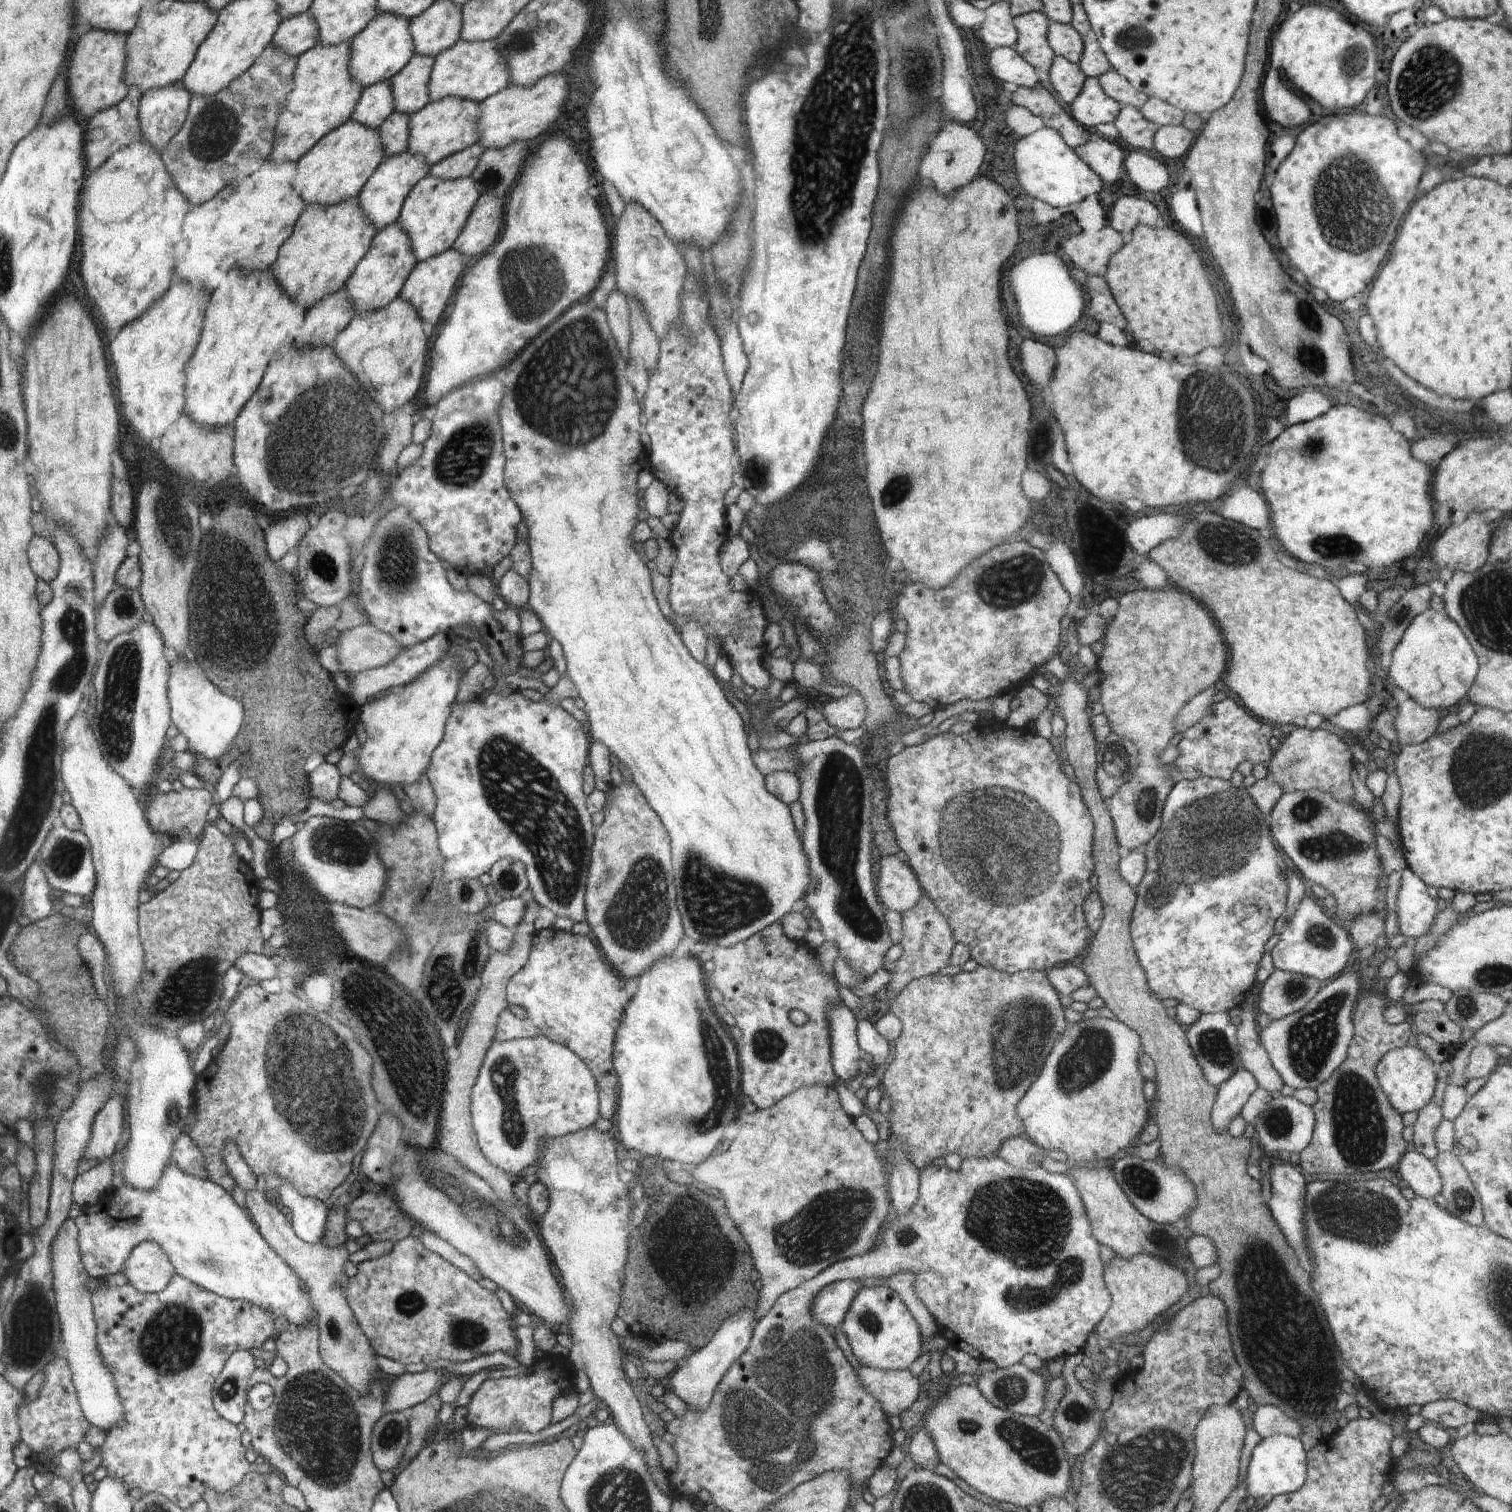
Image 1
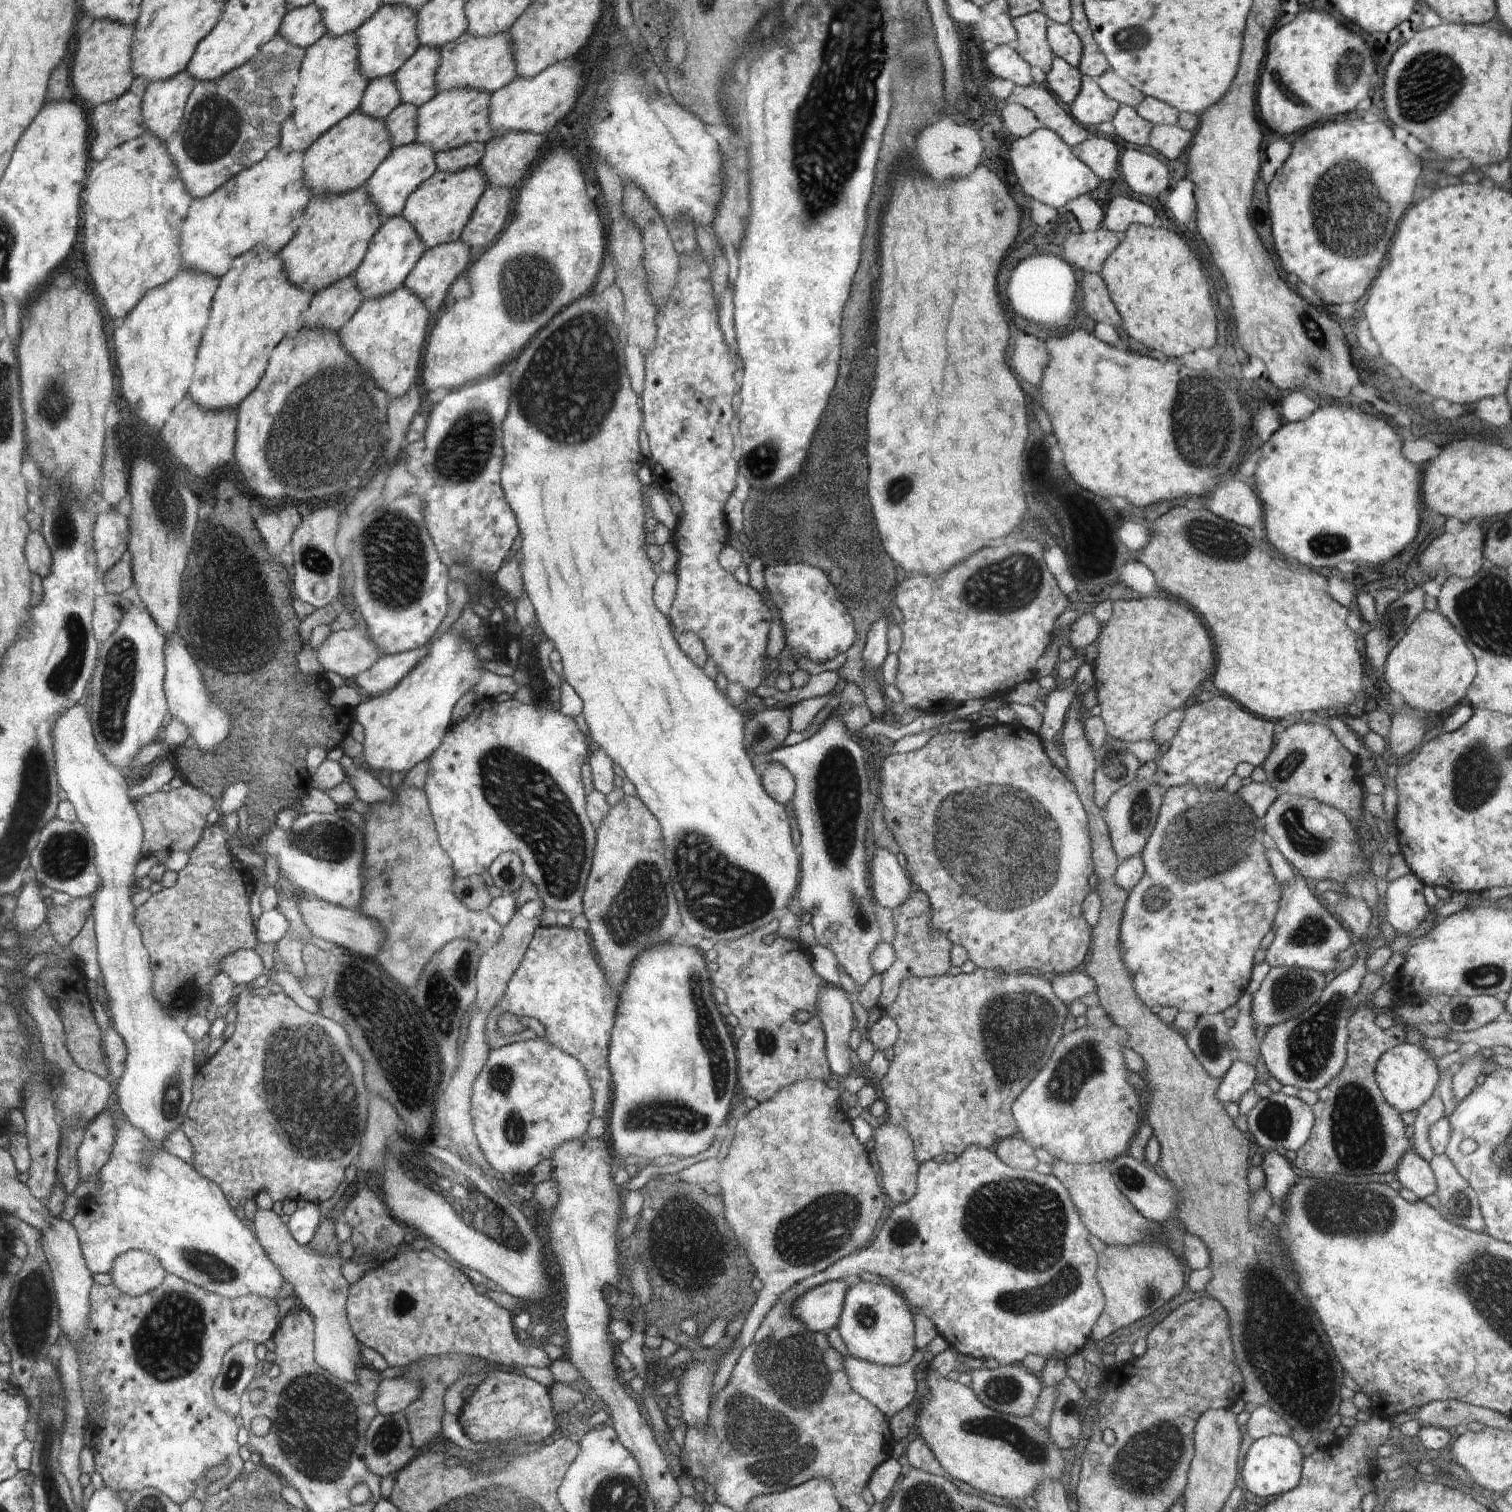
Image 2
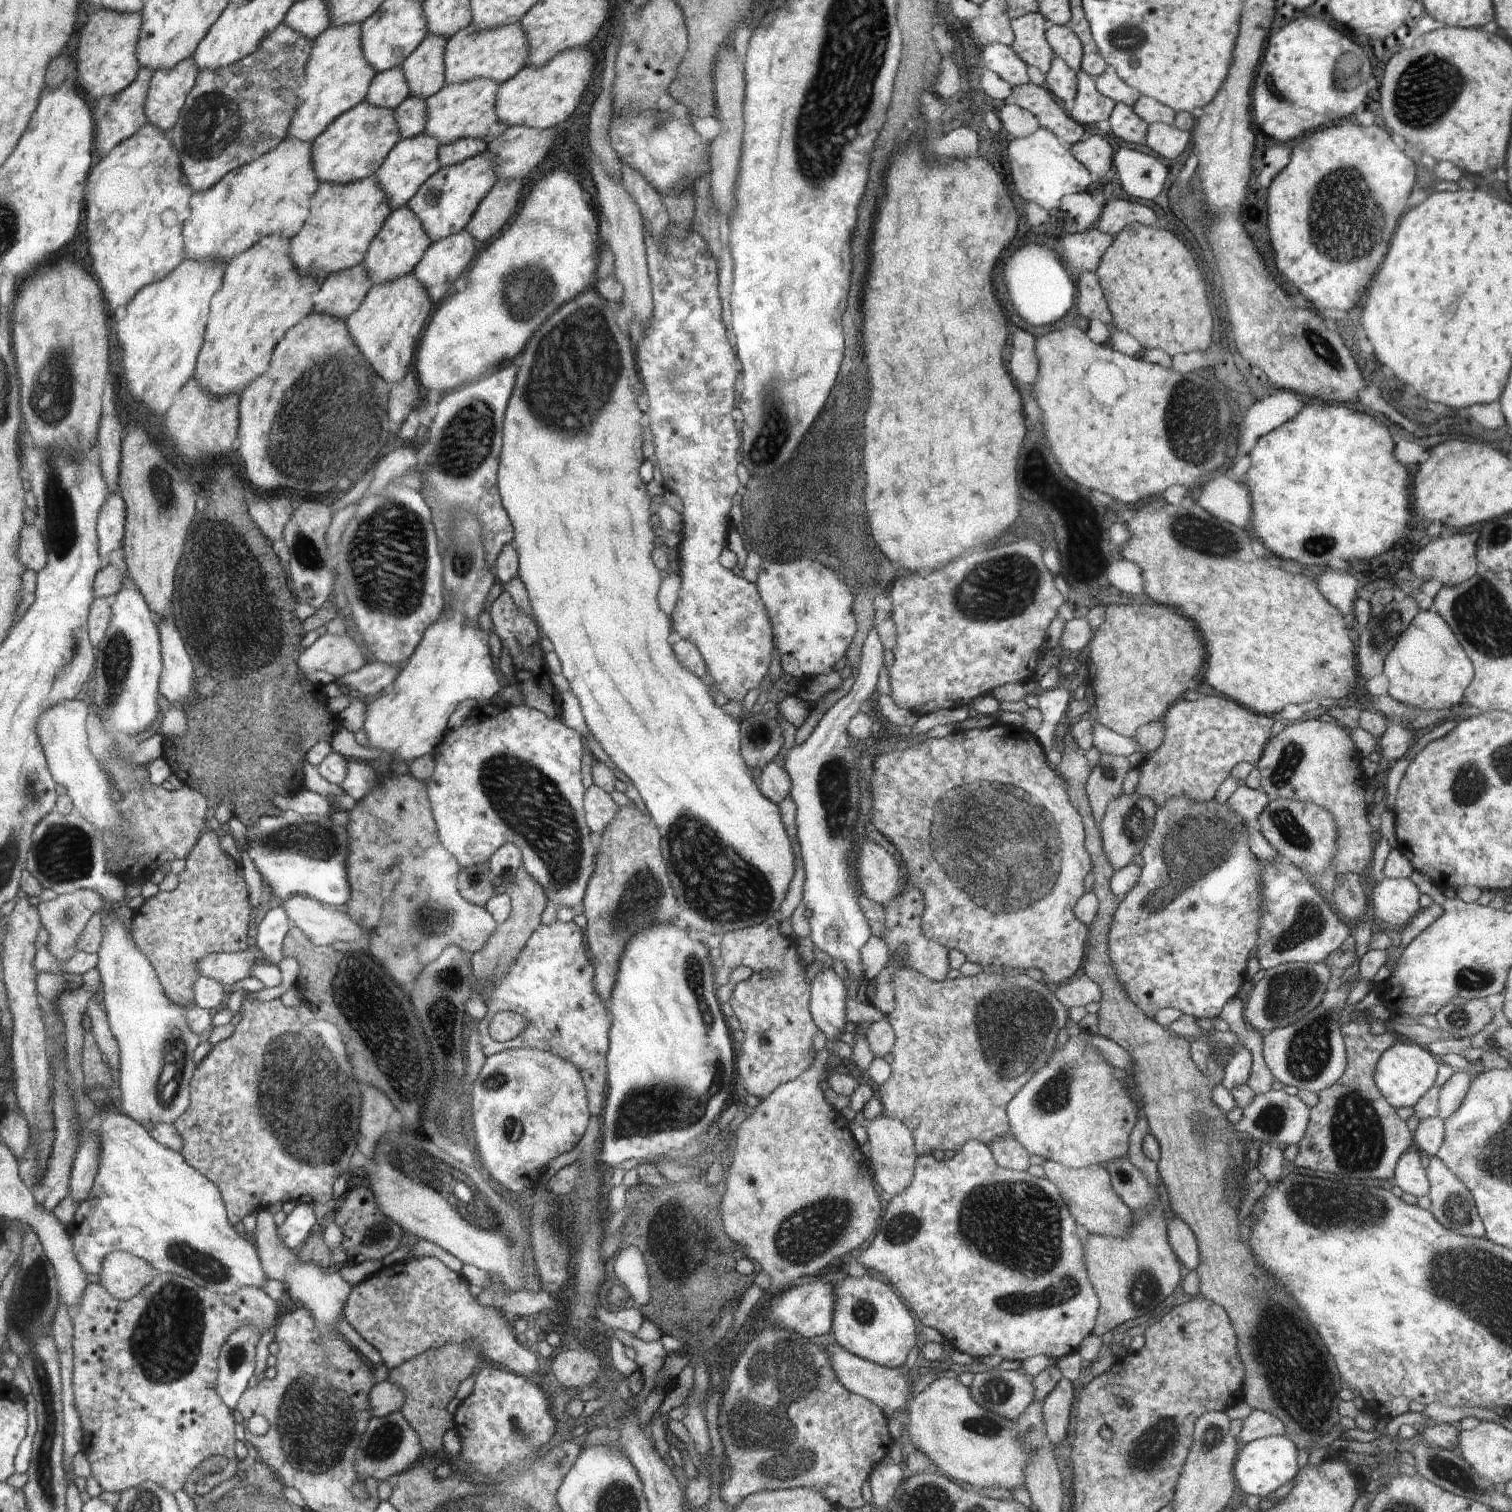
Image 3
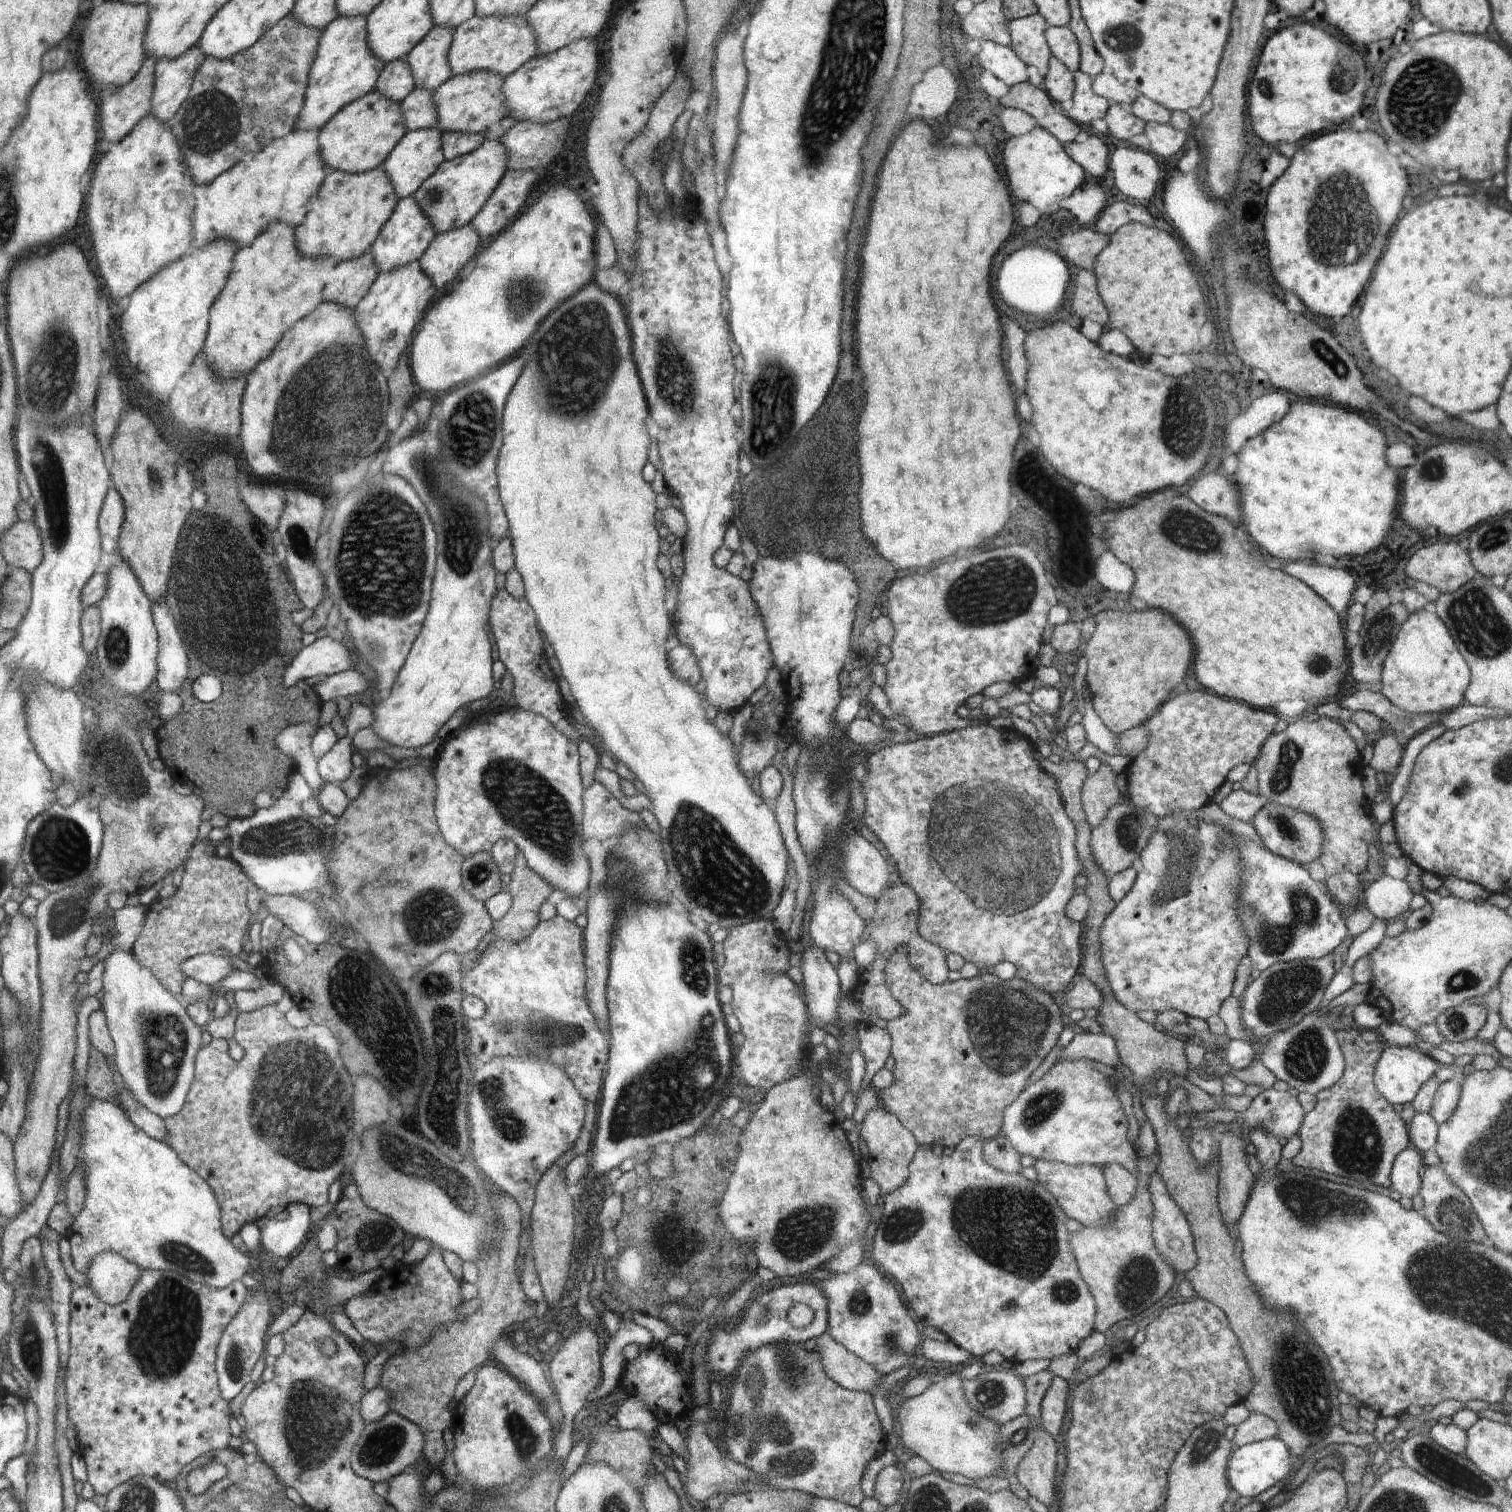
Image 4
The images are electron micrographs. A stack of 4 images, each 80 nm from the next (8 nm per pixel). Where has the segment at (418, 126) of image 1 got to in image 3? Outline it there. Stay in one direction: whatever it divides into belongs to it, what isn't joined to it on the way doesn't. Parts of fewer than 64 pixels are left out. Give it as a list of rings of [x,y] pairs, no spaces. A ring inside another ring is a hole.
[[[484,77],[446,84],[436,95],[425,100],[428,118],[424,133],[435,136],[440,144],[470,137],[483,140],[488,145],[508,130],[507,124],[497,116],[495,102],[499,88],[495,80]]]

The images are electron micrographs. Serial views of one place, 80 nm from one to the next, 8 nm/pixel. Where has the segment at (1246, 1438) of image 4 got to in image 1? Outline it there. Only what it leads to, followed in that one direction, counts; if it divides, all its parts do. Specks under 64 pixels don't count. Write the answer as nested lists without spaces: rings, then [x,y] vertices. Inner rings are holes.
[[[1260,1405],[1251,1419],[1251,1426],[1262,1439],[1272,1435],[1297,1437],[1301,1431],[1298,1421],[1286,1416],[1277,1406]]]

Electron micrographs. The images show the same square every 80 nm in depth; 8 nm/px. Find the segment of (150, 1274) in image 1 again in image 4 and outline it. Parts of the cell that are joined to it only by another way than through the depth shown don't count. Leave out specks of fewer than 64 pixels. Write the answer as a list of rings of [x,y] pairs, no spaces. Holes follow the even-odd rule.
[[[102,1252],[85,1273],[94,1299],[101,1305],[119,1304],[129,1299],[142,1276],[142,1268],[114,1252]]]

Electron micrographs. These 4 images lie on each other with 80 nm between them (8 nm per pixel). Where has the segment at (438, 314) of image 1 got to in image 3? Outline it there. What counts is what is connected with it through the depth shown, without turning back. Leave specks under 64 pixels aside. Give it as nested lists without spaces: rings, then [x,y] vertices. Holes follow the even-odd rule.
[[[464,229],[433,241],[424,258],[412,271],[430,287],[433,299],[440,301],[444,292],[452,286],[452,280],[463,274],[462,270],[470,264],[474,254],[474,236]]]

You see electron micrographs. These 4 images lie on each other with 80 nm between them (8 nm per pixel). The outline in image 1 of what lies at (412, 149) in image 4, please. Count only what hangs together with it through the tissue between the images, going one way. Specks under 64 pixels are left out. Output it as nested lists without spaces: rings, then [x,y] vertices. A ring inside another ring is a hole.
[[[410,151],[390,155],[382,162],[381,166],[374,171],[372,178],[362,187],[359,198],[359,205],[365,215],[374,223],[378,230],[387,227],[389,224],[396,223],[400,218],[400,210],[404,206],[409,192],[422,179],[430,174],[432,166],[422,155],[413,155]]]

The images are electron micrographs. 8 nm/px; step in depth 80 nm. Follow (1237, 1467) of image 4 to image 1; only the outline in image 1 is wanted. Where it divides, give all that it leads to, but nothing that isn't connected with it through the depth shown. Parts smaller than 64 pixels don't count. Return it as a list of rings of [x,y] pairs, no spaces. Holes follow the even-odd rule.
[[[1272,1435],[1261,1439],[1252,1451],[1245,1478],[1247,1494],[1256,1499],[1287,1495],[1298,1490],[1306,1477],[1307,1452],[1301,1440],[1288,1435]]]

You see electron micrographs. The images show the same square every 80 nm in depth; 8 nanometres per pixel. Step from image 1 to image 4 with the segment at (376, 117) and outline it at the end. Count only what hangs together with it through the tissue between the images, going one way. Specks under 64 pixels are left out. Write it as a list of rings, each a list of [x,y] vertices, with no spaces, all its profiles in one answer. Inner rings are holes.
[[[405,59],[386,63],[376,80],[375,91],[398,103],[414,89],[414,78]]]

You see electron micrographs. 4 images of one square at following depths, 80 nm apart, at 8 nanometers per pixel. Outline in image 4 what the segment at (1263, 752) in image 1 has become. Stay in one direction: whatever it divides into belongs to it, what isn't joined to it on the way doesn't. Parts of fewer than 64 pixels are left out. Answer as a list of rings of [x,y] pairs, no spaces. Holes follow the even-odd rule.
[[[1208,692],[1174,694],[1143,724],[1151,735],[1146,748],[1132,759],[1125,770],[1128,774],[1128,797],[1135,808],[1146,810],[1146,814],[1150,814],[1155,821],[1208,806],[1218,788],[1227,780],[1230,770],[1241,764],[1253,765],[1279,720],[1273,710],[1254,709],[1240,701],[1226,700]]]

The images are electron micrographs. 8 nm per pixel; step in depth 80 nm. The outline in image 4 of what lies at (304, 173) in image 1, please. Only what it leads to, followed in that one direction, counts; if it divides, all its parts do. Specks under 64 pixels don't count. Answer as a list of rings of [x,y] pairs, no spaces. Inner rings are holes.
[[[376,91],[342,108],[319,132],[321,156],[328,172],[338,170],[349,174],[362,174],[381,167],[408,134],[400,103],[388,100]]]

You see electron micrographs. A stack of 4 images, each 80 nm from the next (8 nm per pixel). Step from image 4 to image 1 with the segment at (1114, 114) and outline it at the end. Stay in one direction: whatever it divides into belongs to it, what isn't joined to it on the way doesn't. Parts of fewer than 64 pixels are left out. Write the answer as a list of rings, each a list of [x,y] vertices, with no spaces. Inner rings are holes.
[[[1121,105],[1114,124],[1121,144],[1130,144],[1132,148],[1140,150],[1153,148],[1154,135],[1159,126],[1146,120],[1139,109],[1132,105]]]

